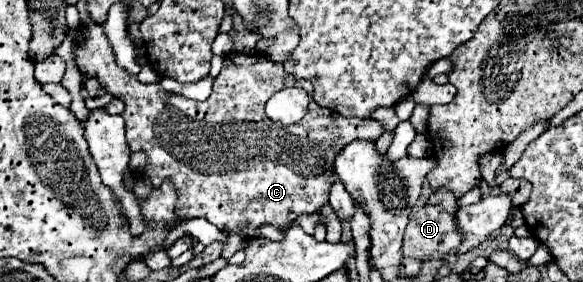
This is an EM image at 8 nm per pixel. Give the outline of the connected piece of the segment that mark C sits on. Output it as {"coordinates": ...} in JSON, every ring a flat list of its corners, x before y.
{"coordinates":[[87,24,85,42,77,50,77,64,85,72,85,76,95,76,101,86,107,88,107,92,125,102,125,112,121,116,125,120,127,144,131,150,145,150,145,174,151,178,153,186,159,186,165,178,171,178,175,182,179,196,179,218,201,216,217,228,235,232,243,238,251,238,253,230,261,224,283,228,289,226,303,212,317,212,329,200,329,188,333,184,333,146,341,148,351,140,375,142,385,132,383,124,373,118,331,118,331,112,317,102,309,104,307,116,303,116,297,124,285,126,279,122,271,122,265,116,265,102,271,98,273,92,289,86,299,86,313,94,313,86,307,80,295,80,283,70,281,62,271,62,261,54,227,54,223,68,215,78,213,92,205,102,165,92,163,88,159,88,159,84,141,84,133,74,127,74,123,68,117,66,115,54,99,24]]}

